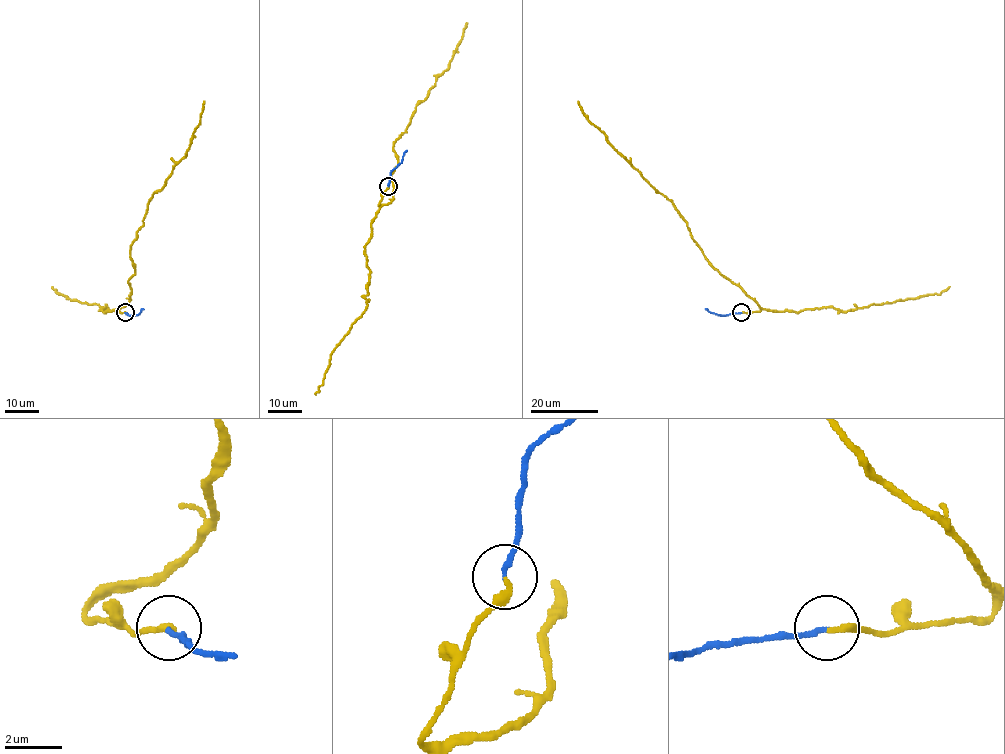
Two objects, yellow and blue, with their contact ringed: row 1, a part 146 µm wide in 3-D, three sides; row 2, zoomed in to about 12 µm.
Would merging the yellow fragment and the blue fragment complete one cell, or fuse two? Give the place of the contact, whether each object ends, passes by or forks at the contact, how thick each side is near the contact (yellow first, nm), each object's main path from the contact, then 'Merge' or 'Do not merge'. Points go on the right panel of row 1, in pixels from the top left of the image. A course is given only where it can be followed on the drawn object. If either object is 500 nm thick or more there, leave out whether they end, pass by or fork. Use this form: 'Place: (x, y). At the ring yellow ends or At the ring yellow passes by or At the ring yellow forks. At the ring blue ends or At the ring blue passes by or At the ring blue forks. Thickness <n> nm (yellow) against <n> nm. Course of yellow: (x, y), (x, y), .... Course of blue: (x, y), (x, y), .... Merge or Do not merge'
Place: (741, 312). At the ring yellow ends. At the ring blue ends. Thickness 240 nm (yellow) against 180 nm. Course of yellow: (741, 312), (758, 312), (760, 307), (711, 264), (673, 204), (613, 147), (588, 119), (578, 101). Course of blue: (741, 312), (718, 315), (705, 309). Merge

